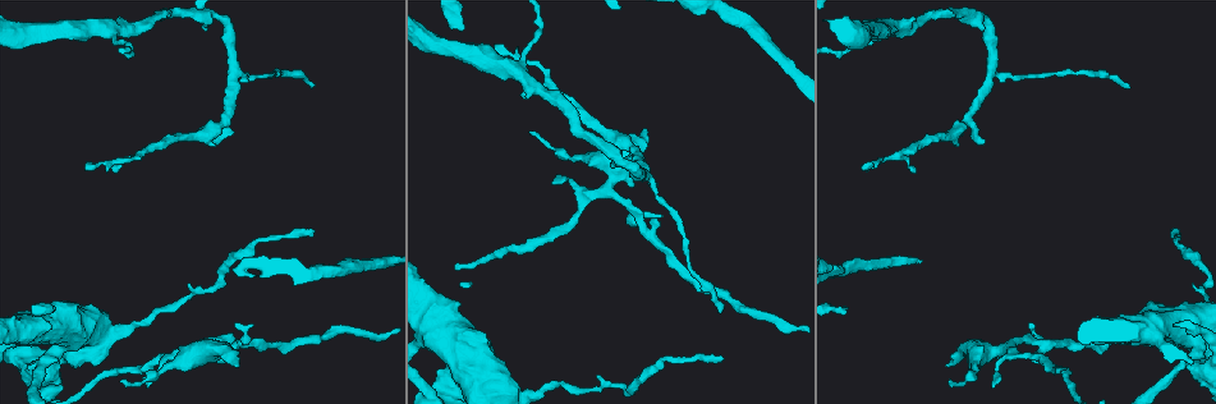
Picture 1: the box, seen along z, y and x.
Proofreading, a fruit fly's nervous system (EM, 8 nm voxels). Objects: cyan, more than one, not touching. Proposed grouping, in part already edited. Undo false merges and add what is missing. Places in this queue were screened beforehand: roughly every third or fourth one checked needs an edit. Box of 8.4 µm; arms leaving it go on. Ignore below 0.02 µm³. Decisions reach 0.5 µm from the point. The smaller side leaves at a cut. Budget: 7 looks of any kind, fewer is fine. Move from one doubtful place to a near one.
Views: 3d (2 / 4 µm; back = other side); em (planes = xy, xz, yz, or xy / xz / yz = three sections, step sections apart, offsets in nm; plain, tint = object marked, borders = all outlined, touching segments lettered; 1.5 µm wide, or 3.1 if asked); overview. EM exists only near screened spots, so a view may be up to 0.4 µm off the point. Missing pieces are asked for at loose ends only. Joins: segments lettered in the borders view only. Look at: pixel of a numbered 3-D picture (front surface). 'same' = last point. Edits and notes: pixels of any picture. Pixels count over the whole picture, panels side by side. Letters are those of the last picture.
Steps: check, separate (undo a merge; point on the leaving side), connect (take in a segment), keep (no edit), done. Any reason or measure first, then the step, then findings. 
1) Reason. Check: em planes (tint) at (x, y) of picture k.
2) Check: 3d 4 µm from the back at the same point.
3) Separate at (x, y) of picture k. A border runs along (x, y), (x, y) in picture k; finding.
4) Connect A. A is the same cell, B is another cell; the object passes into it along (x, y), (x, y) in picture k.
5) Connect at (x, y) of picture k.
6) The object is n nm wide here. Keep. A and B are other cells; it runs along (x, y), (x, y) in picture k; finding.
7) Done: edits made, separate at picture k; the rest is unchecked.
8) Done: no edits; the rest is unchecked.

Thin end. Check: em xz step 8 (borders) at (914, 169) of picture 1.

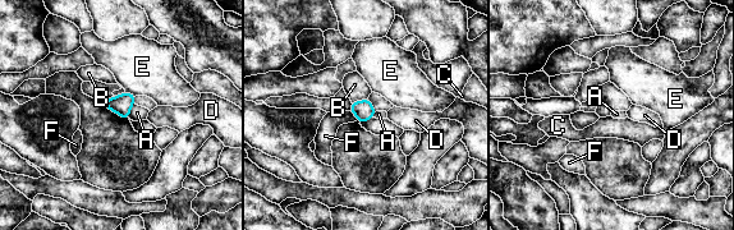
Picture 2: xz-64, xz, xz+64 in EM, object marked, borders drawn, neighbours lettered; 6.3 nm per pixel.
Keep. A, B, C, D, E and F are other cells; a border runs along (372, 116), (359, 123) in picture 2; no lettered segment goes on from it.

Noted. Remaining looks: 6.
Free end. Check: em xy step 4 (borders) at (999, 381) of picture 1.

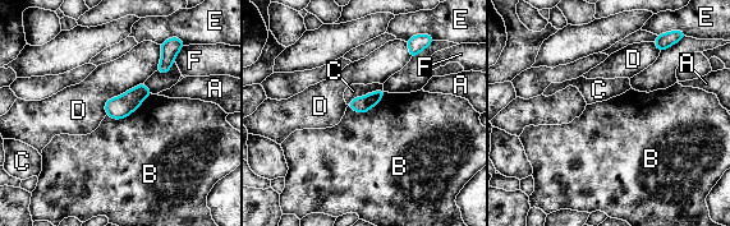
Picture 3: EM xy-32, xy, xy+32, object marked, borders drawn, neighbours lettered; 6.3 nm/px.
Keep. A, B, C, D, E and F are other cells; a border runs along (152, 93), (123, 118), (106, 115) in picture 3; no lettered segment goes on from it.

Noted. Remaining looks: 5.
Free end. Check: em xy step 8 (borders) at (949, 367) of picture 1.

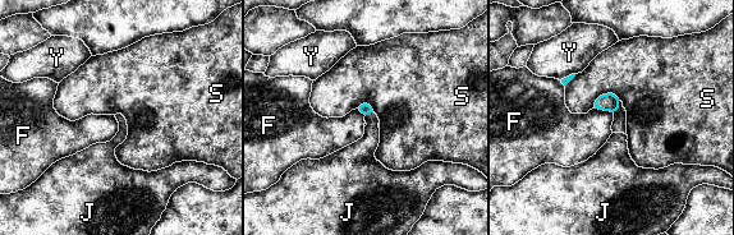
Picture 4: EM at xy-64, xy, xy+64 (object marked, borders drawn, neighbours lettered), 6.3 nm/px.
Check: em planes (borders) at the same point.

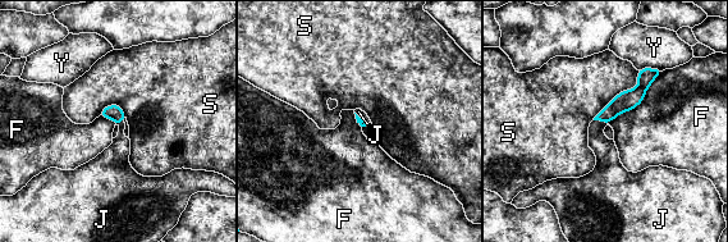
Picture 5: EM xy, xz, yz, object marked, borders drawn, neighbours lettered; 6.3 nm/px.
Connect J. J is the same cell, F, S and Y are other cells; the object passes into it along (362, 123), (362, 119), (358, 112) in picture 5; it goes on there.

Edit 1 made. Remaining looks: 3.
Done: edits made, connect at picture 5; the rest is unchecked.

